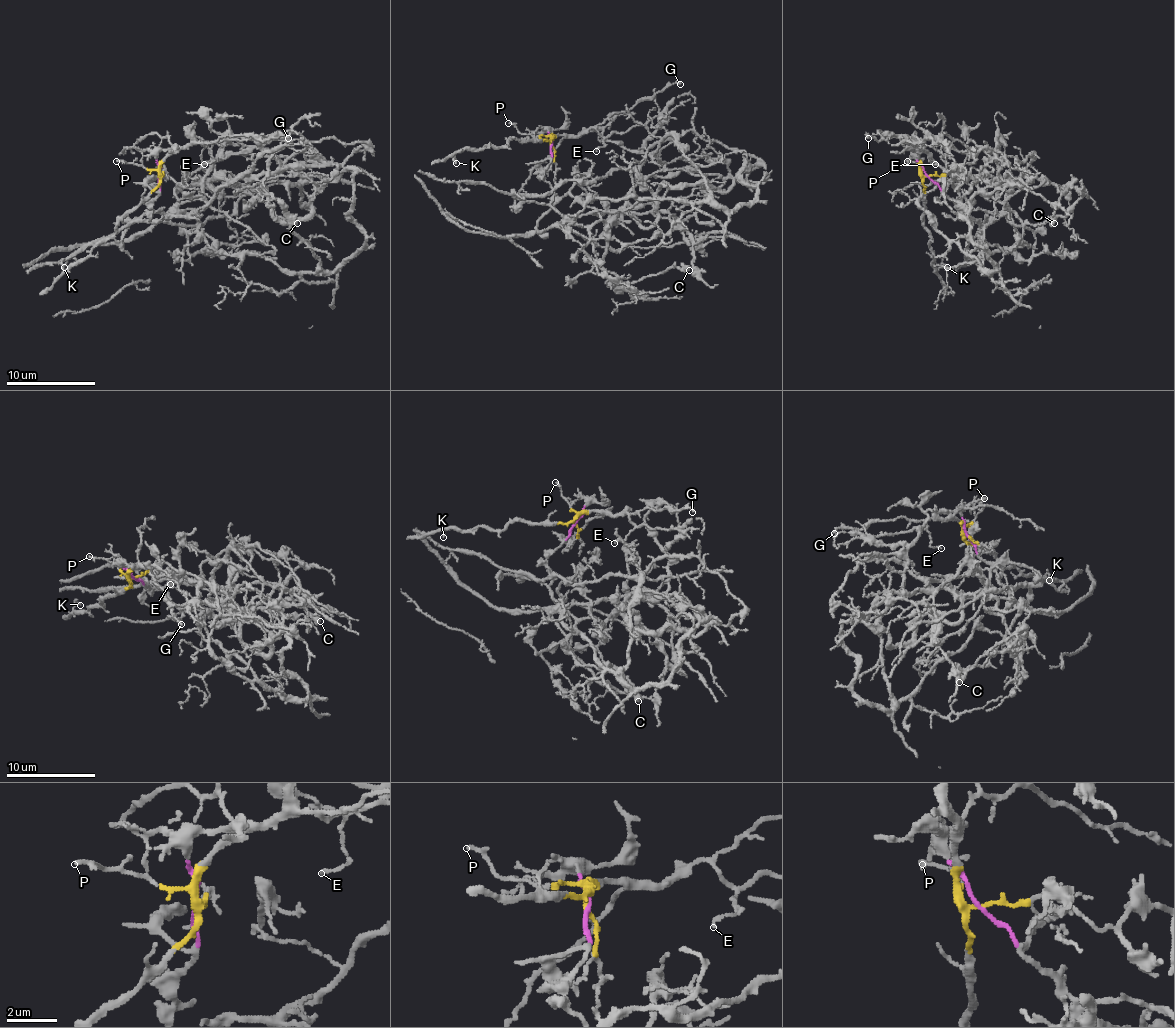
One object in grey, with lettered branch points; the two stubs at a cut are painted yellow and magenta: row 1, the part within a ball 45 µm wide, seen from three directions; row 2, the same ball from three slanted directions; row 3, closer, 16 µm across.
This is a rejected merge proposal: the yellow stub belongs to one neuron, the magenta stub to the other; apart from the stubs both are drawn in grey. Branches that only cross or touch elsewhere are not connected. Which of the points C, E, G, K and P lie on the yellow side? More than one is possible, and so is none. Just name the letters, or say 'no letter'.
E, G, K, P

